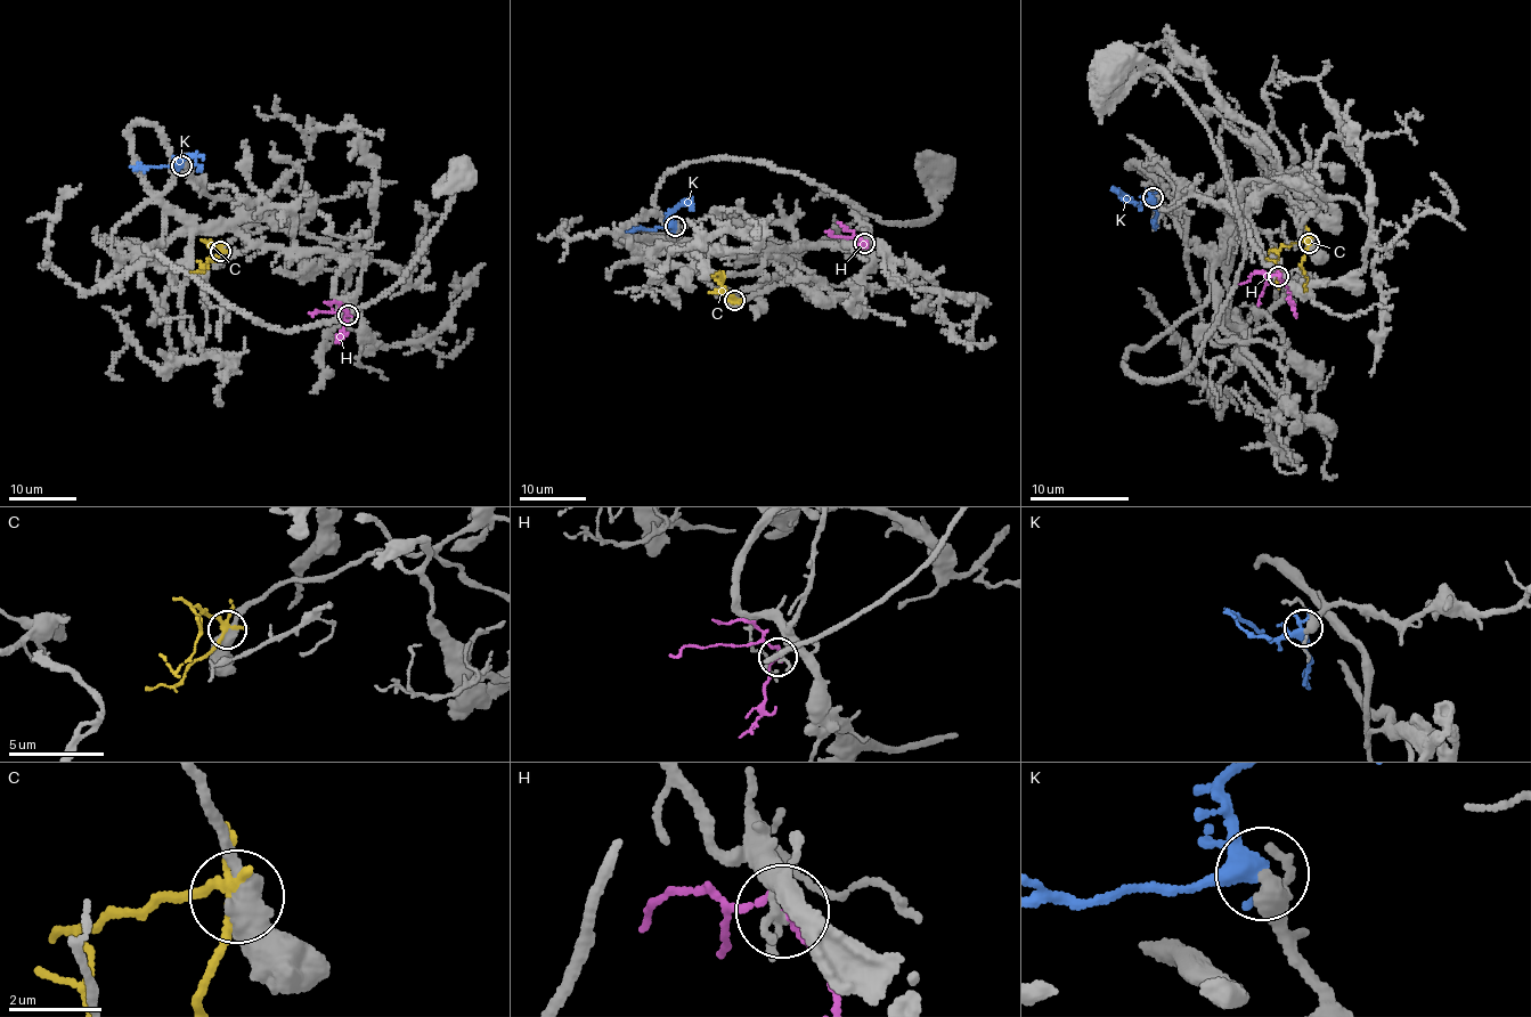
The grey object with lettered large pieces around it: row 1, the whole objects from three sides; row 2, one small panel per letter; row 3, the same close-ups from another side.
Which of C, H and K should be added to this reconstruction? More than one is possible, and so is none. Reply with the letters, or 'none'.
K

